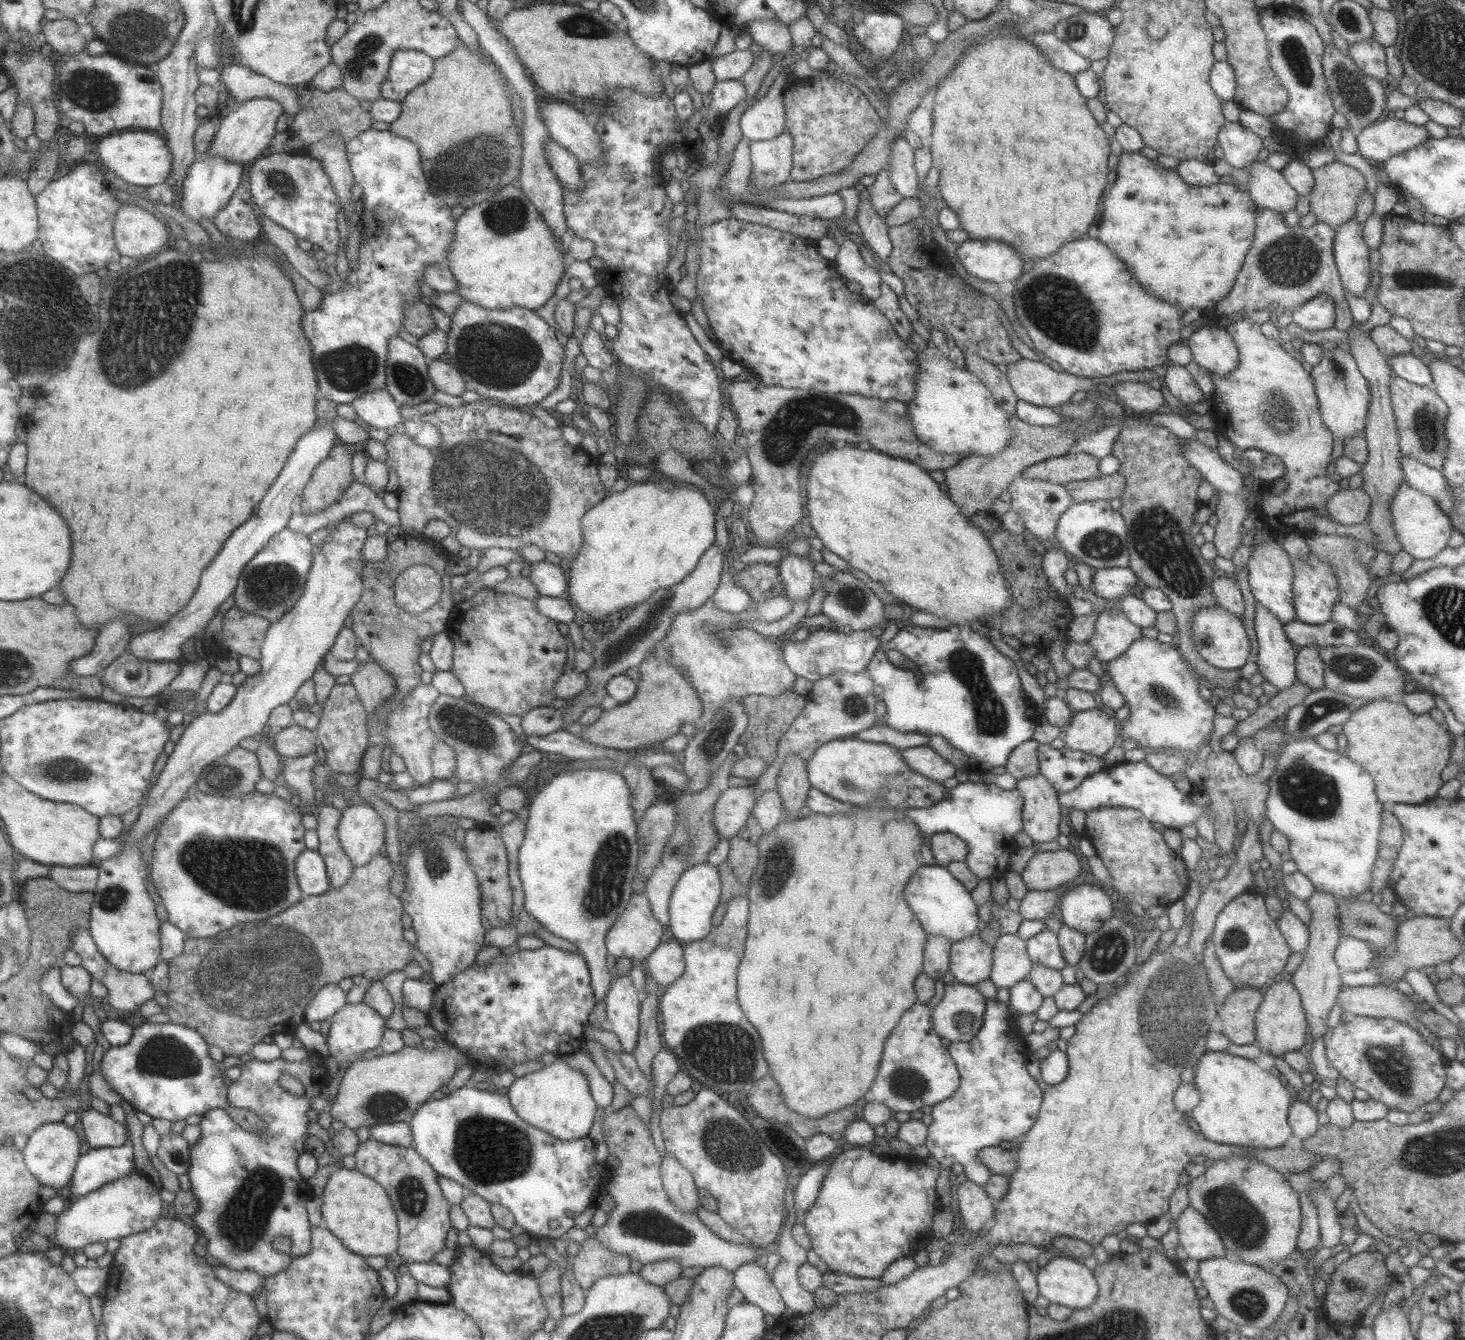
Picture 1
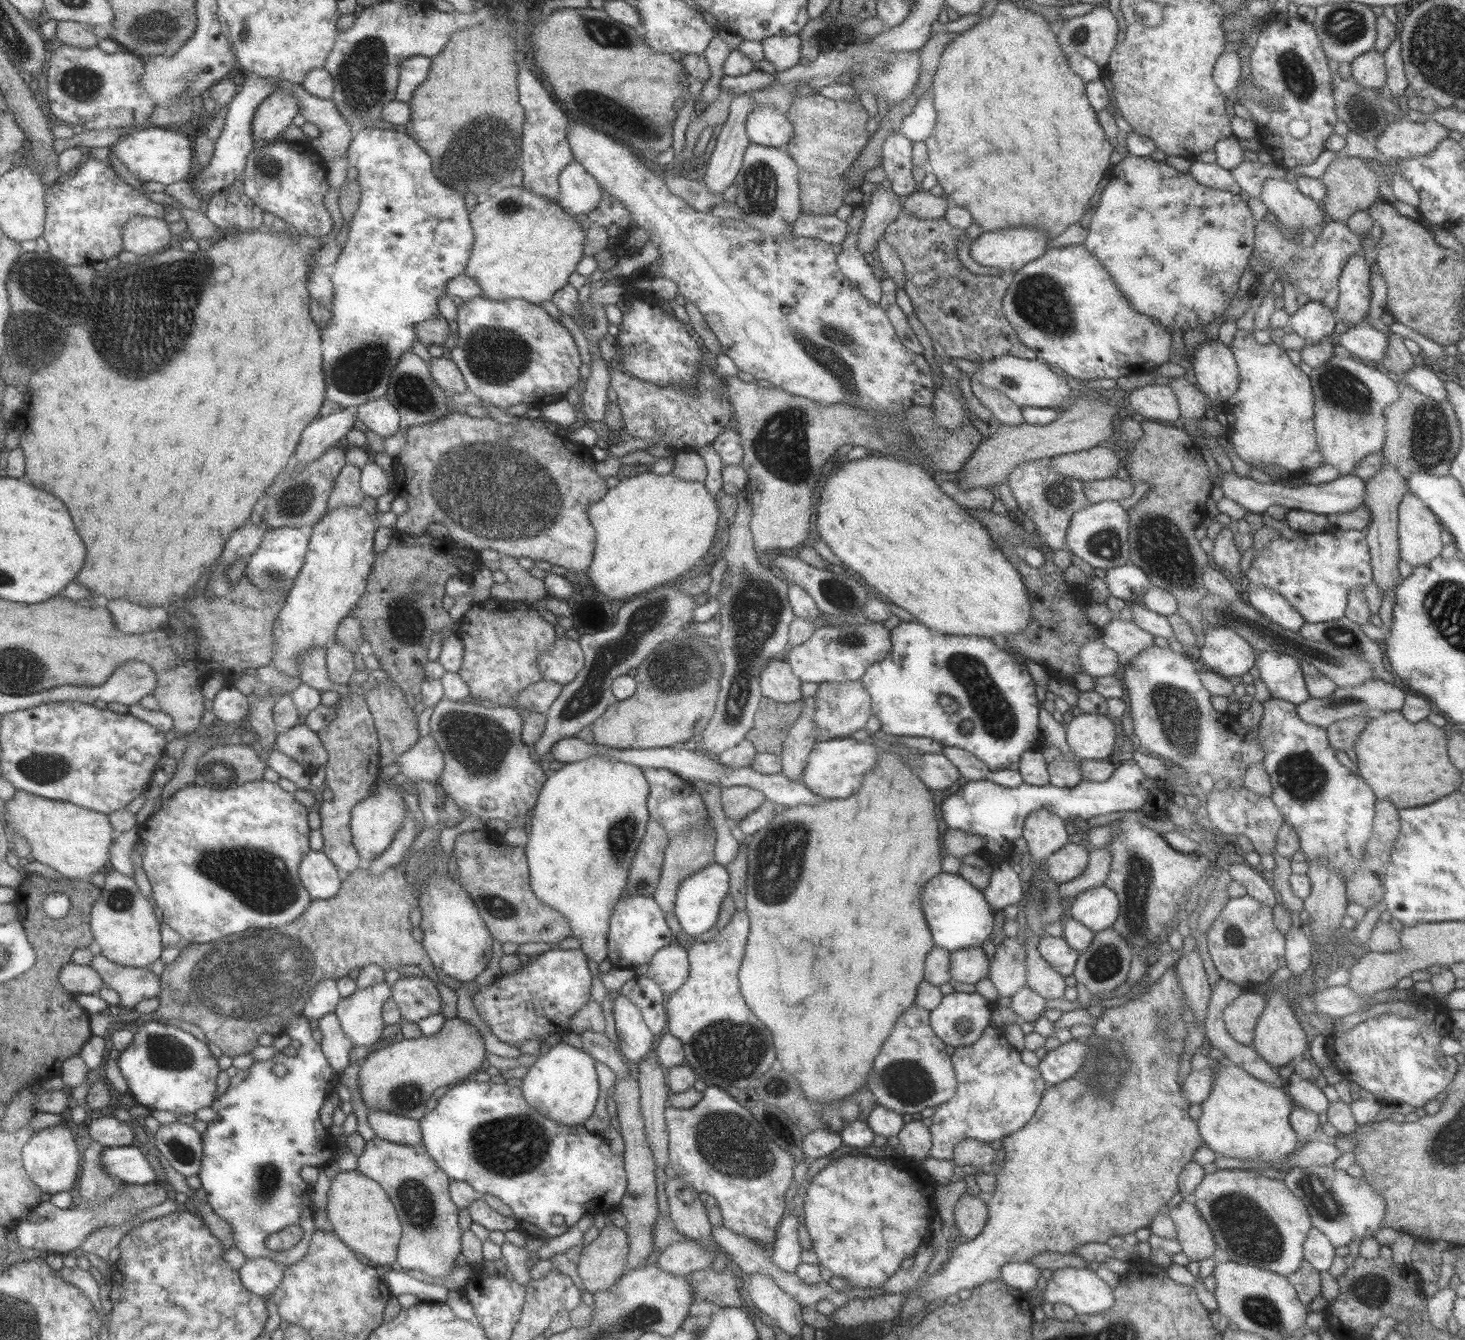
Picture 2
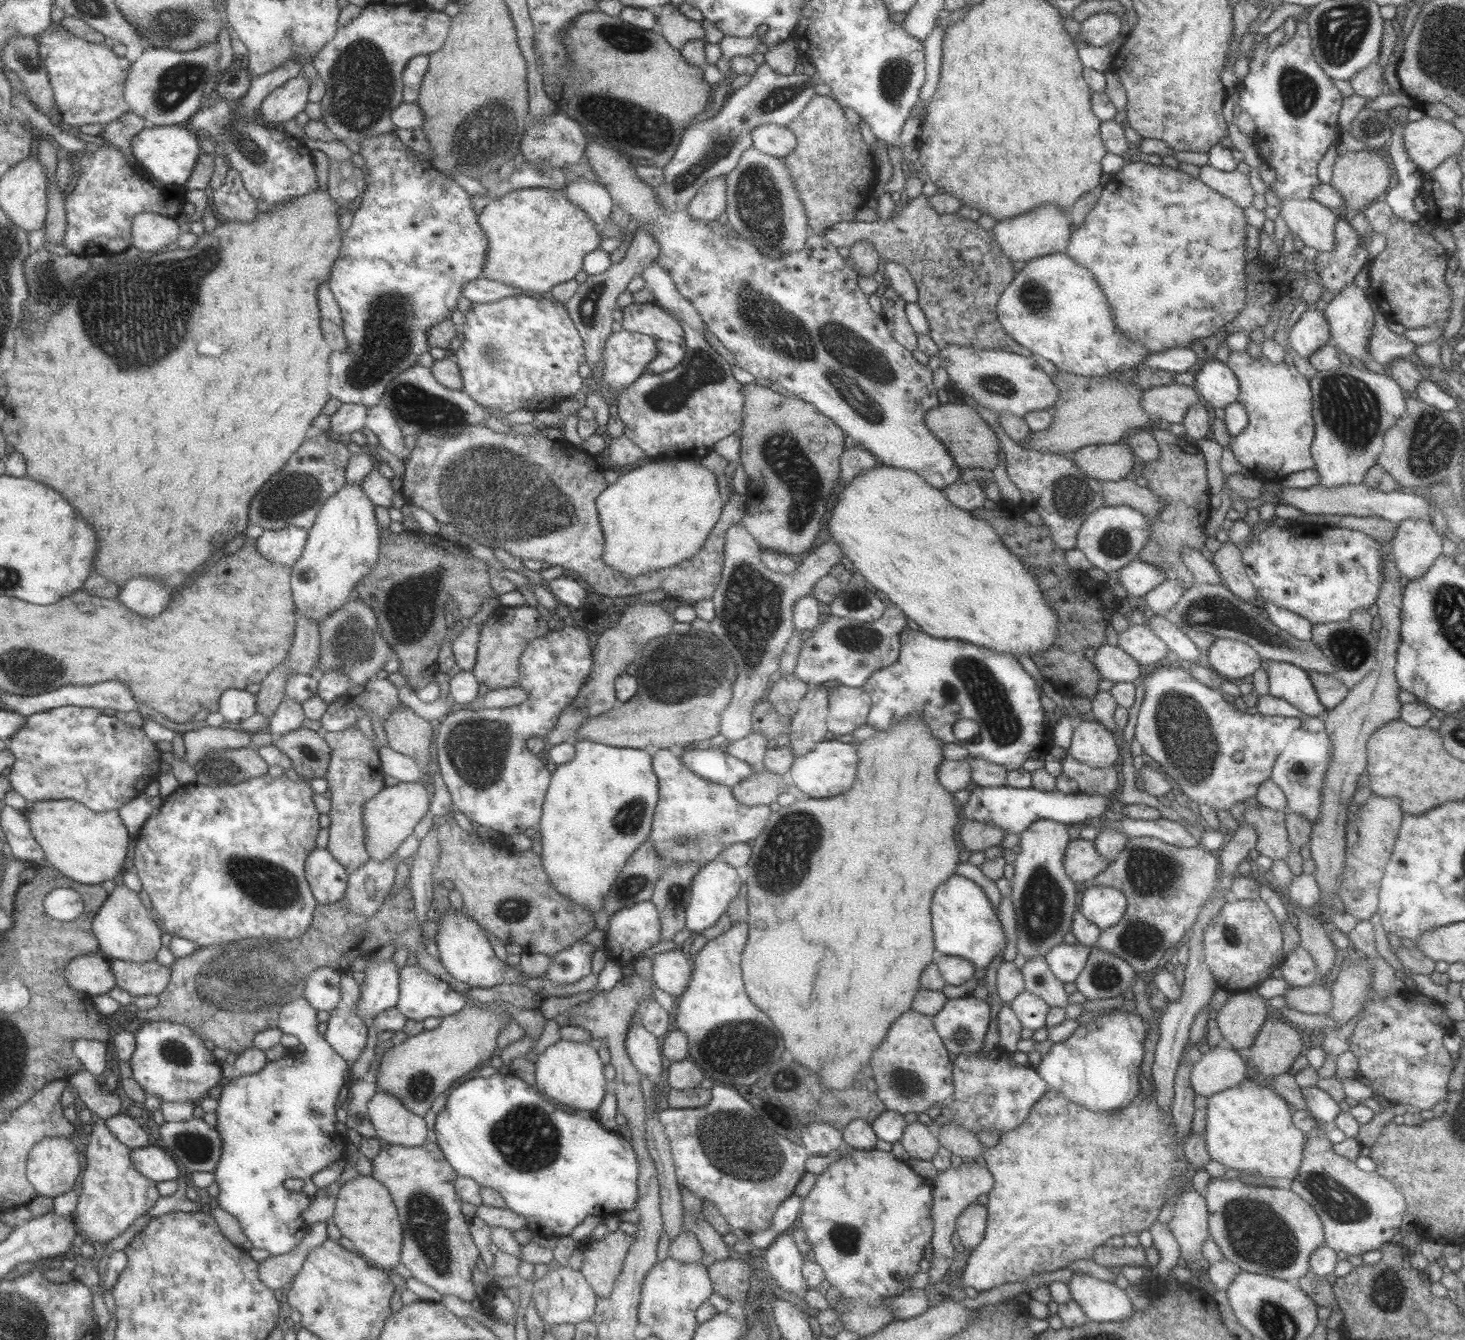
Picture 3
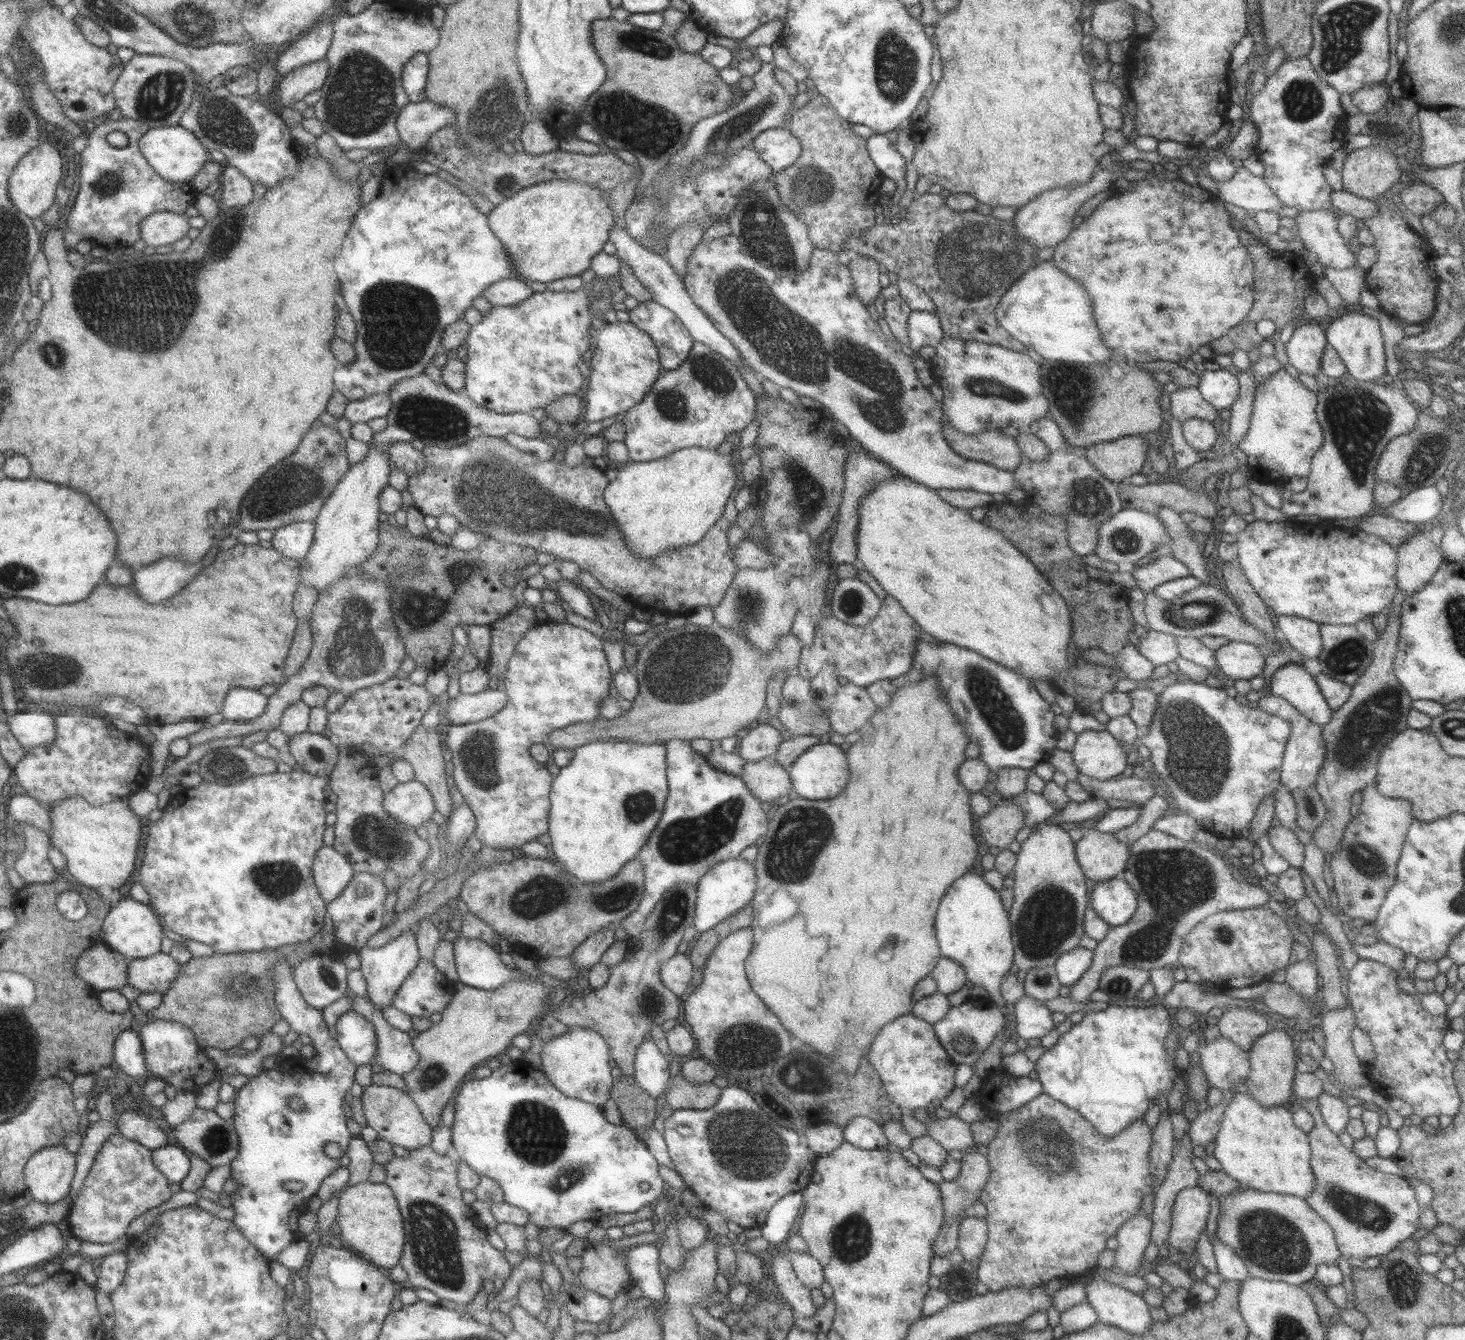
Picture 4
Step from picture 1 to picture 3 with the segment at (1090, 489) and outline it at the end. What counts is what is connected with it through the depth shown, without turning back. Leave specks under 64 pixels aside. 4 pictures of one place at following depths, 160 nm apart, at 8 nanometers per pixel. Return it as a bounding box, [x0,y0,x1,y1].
[1102,479,1165,516]

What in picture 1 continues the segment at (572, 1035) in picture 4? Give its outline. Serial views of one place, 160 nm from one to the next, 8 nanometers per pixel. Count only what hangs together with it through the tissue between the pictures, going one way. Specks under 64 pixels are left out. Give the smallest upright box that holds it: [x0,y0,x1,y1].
[507,1055,599,1142]

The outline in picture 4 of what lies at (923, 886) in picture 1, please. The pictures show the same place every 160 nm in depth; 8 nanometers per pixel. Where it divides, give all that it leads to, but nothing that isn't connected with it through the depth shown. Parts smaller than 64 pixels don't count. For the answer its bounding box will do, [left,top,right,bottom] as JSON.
[934,872,1015,1007]

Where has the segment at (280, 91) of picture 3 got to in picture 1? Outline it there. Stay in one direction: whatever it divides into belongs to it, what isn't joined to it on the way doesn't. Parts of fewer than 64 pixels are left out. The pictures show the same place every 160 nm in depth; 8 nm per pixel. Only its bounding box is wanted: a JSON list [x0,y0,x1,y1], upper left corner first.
[210,98,286,166]

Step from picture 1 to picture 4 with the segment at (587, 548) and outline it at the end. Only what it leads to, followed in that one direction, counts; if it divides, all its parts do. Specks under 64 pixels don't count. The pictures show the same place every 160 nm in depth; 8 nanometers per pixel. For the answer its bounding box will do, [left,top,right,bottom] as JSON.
[603,446,735,560]

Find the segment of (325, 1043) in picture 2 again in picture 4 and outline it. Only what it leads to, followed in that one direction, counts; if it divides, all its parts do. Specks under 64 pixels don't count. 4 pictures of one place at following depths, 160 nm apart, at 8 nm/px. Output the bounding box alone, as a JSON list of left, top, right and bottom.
[335,1010,378,1066]

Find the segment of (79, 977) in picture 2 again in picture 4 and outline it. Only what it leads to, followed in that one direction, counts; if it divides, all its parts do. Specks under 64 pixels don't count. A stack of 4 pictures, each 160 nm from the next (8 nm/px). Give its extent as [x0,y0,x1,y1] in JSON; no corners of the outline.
[77,943,130,992]

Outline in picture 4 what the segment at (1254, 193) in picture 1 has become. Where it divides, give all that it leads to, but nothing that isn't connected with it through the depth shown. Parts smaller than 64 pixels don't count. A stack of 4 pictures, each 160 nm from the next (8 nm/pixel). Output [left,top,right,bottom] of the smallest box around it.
[1298,210,1356,269]

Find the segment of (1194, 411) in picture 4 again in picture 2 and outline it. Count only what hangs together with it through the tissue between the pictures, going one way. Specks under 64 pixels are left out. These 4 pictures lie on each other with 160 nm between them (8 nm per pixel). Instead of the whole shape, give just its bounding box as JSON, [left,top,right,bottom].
[1128,385,1180,421]

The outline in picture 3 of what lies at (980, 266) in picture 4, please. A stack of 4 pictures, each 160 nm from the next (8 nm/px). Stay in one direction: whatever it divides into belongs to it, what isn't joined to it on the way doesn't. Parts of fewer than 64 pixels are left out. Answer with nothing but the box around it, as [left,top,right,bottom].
[823,195,1033,357]

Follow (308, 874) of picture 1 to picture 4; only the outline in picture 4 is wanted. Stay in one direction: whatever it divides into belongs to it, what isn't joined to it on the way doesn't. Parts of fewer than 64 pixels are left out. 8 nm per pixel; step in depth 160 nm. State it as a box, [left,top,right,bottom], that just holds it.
[313,846,354,904]

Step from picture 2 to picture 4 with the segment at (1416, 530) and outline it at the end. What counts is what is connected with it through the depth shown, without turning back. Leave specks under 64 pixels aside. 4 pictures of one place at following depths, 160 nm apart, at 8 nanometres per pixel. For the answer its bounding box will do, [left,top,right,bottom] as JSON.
[1397,531,1443,596]

